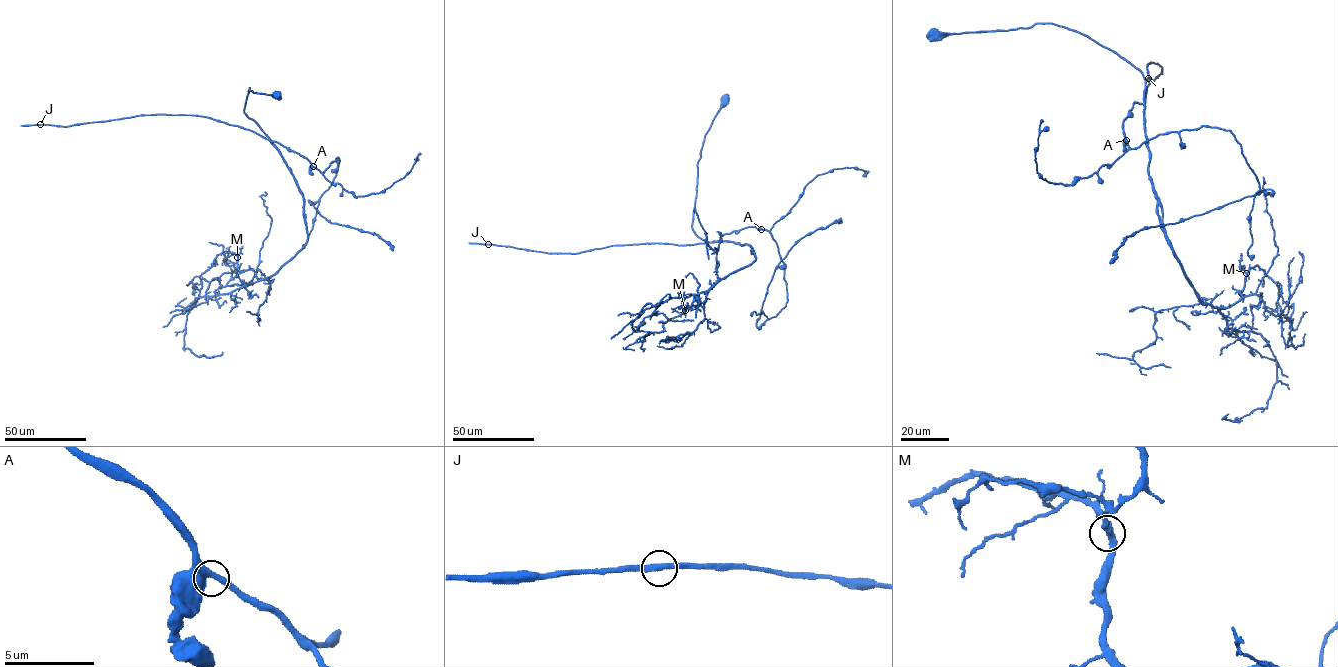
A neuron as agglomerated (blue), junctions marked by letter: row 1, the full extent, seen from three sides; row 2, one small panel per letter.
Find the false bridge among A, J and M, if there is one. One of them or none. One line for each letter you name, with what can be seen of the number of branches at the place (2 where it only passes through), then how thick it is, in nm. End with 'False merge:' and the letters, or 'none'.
False merge: none

